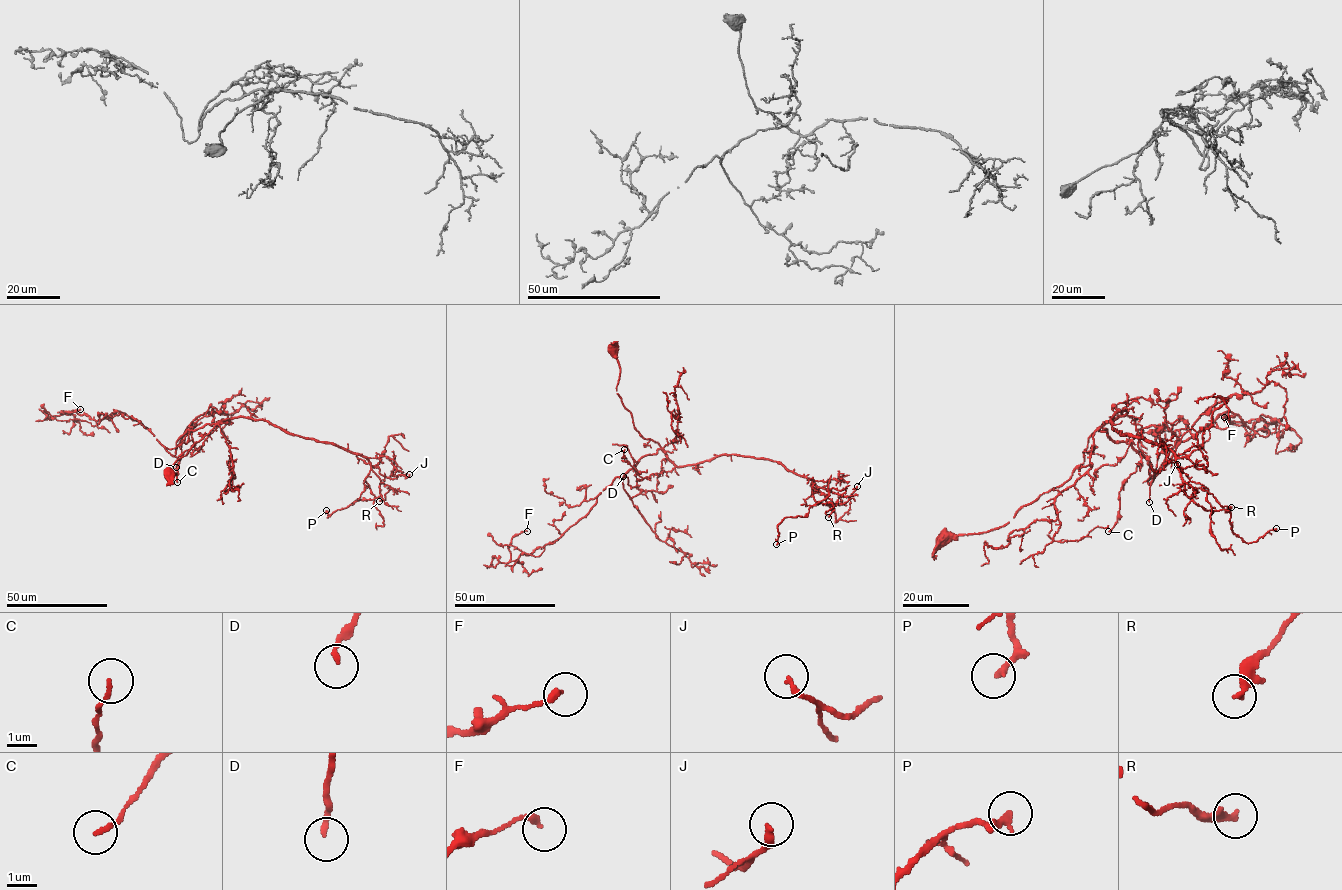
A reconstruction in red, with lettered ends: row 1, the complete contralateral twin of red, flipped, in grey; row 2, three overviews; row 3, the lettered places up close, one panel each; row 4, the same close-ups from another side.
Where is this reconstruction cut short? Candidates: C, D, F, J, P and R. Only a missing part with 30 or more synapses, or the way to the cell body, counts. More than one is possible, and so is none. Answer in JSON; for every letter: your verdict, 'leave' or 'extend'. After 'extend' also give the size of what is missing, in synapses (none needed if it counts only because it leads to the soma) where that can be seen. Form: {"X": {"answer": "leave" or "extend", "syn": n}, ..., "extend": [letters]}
{"C": {"answer": "leave"}, "D": {"answer": "leave"}, "F": {"answer": "leave"}, "J": {"answer": "leave"}, "P": {"answer": "leave"}, "R": {"answer": "leave"}, "extend": []}

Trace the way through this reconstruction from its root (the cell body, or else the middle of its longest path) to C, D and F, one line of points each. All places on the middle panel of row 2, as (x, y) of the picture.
C: (611, 349), (620, 368), (616, 390), (633, 426), (661, 448), (623, 478), (631, 499), (642, 490), (624, 449)
D: (611, 349), (620, 368), (616, 390), (633, 426), (661, 448), (623, 478), (631, 499), (642, 490), (623, 476)
F: (611, 349), (633, 426), (661, 448), (616, 477), (556, 540), (511, 561), (511, 538), (527, 531)

